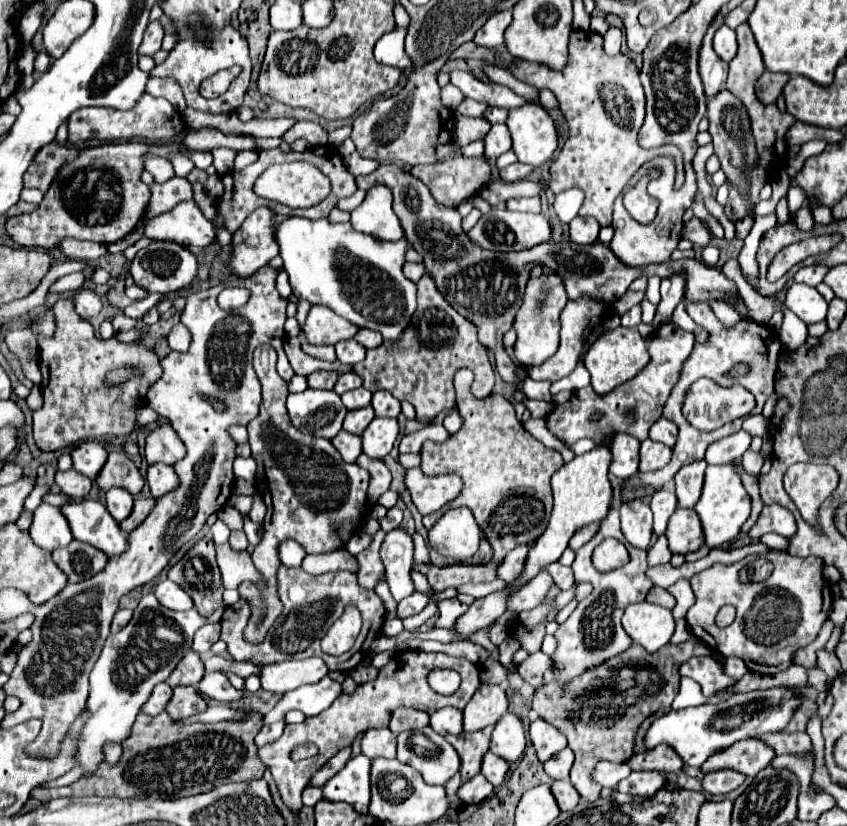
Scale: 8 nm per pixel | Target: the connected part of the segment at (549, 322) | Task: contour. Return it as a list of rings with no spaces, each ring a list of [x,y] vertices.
[[[542,275],[540,279],[530,279],[528,281],[524,303],[522,303],[522,307],[516,315],[516,321],[514,321],[514,329],[518,333],[514,353],[516,353],[518,361],[524,367],[540,365],[550,355],[556,353],[556,349],[558,349],[558,331],[560,331],[558,317],[560,317],[560,311],[564,309],[566,301],[568,301],[568,297],[566,297],[564,285],[560,283],[558,275]]]

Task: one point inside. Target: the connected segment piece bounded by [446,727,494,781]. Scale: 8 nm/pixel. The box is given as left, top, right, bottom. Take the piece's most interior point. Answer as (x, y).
(471, 747)

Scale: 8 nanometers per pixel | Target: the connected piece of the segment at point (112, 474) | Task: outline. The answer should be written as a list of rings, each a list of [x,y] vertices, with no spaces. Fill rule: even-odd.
[[[110,451],[108,461],[104,463],[102,471],[96,477],[96,483],[102,491],[108,491],[110,487],[124,487],[132,495],[138,495],[144,487],[144,479],[134,465],[134,461],[120,451]]]

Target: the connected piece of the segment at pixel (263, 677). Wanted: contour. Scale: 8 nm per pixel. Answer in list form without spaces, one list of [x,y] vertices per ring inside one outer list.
[[[308,657],[302,661],[284,661],[284,663],[264,665],[260,673],[260,681],[262,681],[262,689],[266,691],[286,693],[306,683],[316,683],[326,673],[328,673],[328,667],[320,657]]]

